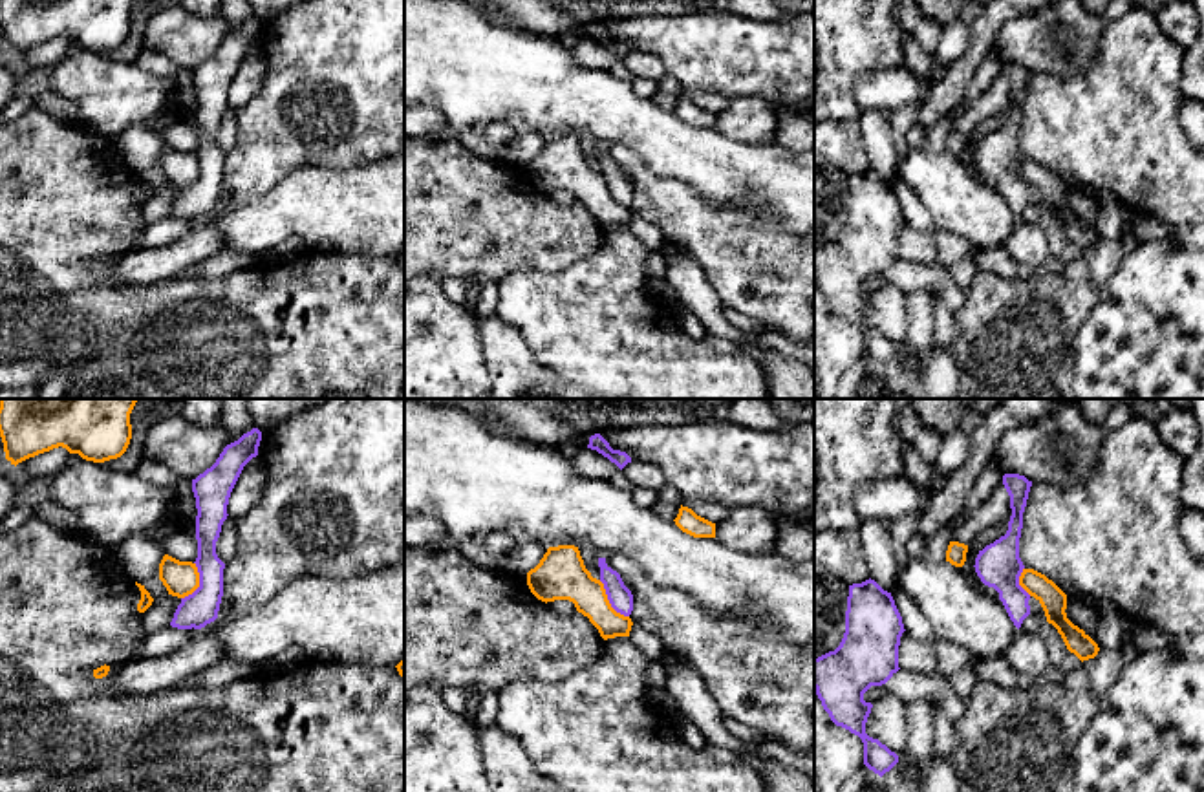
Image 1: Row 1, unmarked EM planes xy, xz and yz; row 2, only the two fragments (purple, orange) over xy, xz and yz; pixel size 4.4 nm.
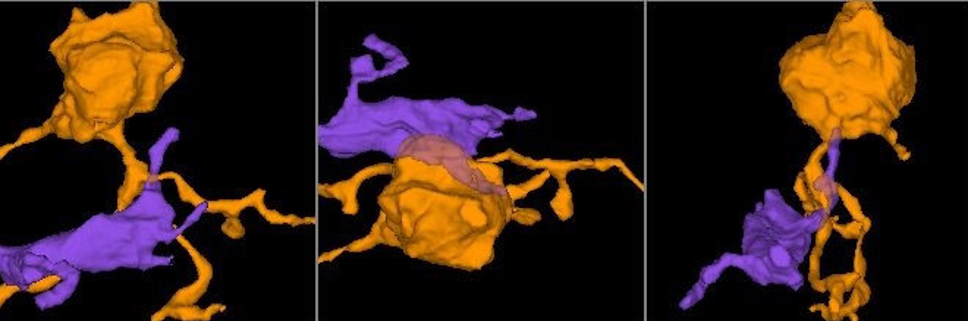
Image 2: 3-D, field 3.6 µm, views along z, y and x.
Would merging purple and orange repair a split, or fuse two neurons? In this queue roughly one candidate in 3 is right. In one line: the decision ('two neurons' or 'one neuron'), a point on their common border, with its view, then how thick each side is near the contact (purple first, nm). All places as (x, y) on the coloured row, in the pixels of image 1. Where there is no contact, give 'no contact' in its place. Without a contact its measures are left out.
two neurons; contact xz (610, 602); calibres 110 and 220 nm

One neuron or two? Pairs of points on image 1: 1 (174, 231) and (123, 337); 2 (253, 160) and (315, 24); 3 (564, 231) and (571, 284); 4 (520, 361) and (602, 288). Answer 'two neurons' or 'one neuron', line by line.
1: two neurons
2: one neuron
3: two neurons
4: two neurons

